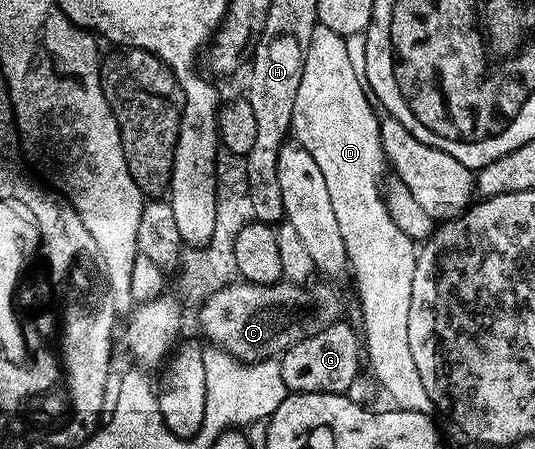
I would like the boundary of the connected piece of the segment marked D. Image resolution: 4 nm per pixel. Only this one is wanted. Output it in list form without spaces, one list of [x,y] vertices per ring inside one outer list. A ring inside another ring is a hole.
[[[315,24],[312,31],[312,43],[308,47],[308,55],[304,63],[304,75],[300,79],[300,91],[296,91],[295,106],[293,108],[293,123],[291,125],[291,134],[293,140],[307,152],[307,158],[318,164],[321,172],[326,180],[330,197],[332,197],[332,205],[338,223],[340,224],[340,232],[344,238],[345,247],[347,249],[347,257],[349,259],[349,272],[354,272],[354,285],[358,288],[358,301],[362,304],[362,327],[360,326],[361,336],[364,338],[364,351],[370,355],[370,367],[374,371],[374,377],[382,384],[382,389],[391,397],[393,404],[400,409],[408,411],[433,414],[435,412],[432,399],[428,399],[428,391],[424,391],[424,383],[420,383],[420,371],[416,371],[416,363],[412,360],[412,351],[408,351],[408,307],[412,307],[412,275],[416,275],[416,263],[418,262],[418,247],[411,238],[396,227],[396,223],[391,219],[390,212],[386,209],[385,200],[383,199],[379,181],[380,175],[386,170],[386,160],[380,139],[380,117],[377,116],[375,106],[370,103],[364,93],[364,82],[357,78],[354,68],[351,66],[351,60],[348,59],[348,50],[345,46],[346,38],[342,37],[336,31],[332,31],[332,27],[324,27],[322,24]]]

